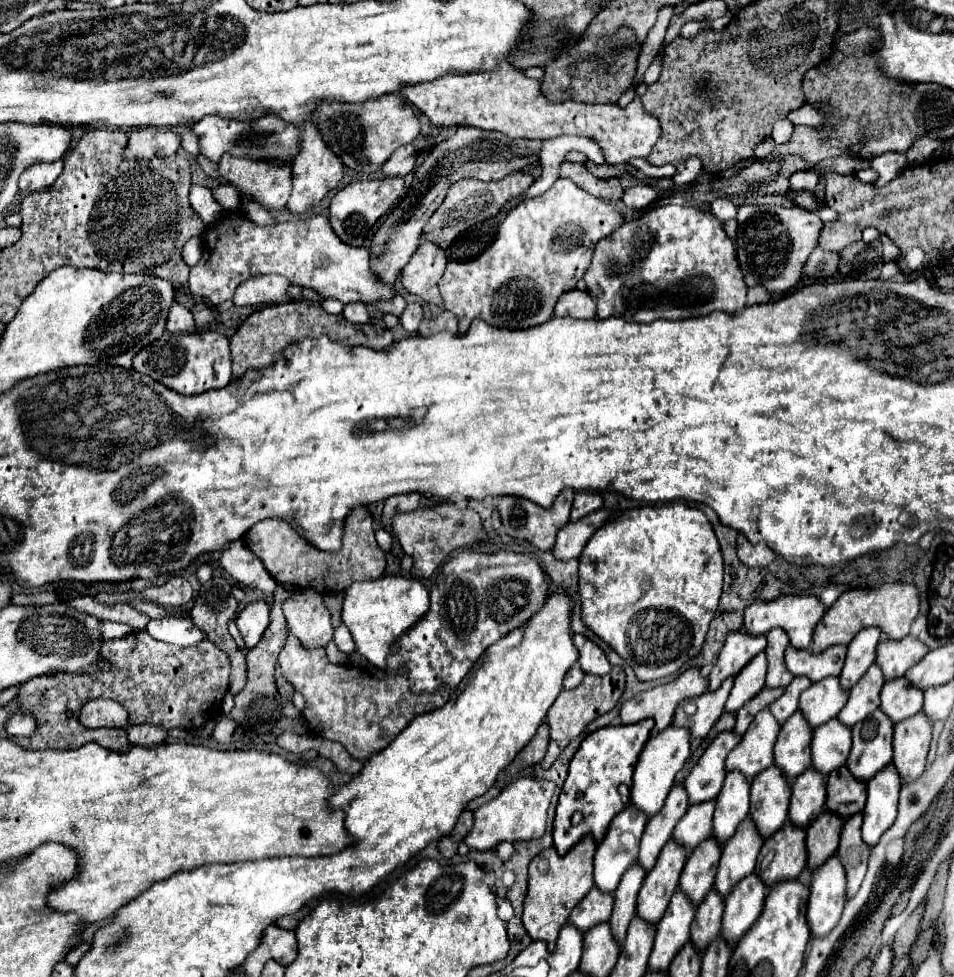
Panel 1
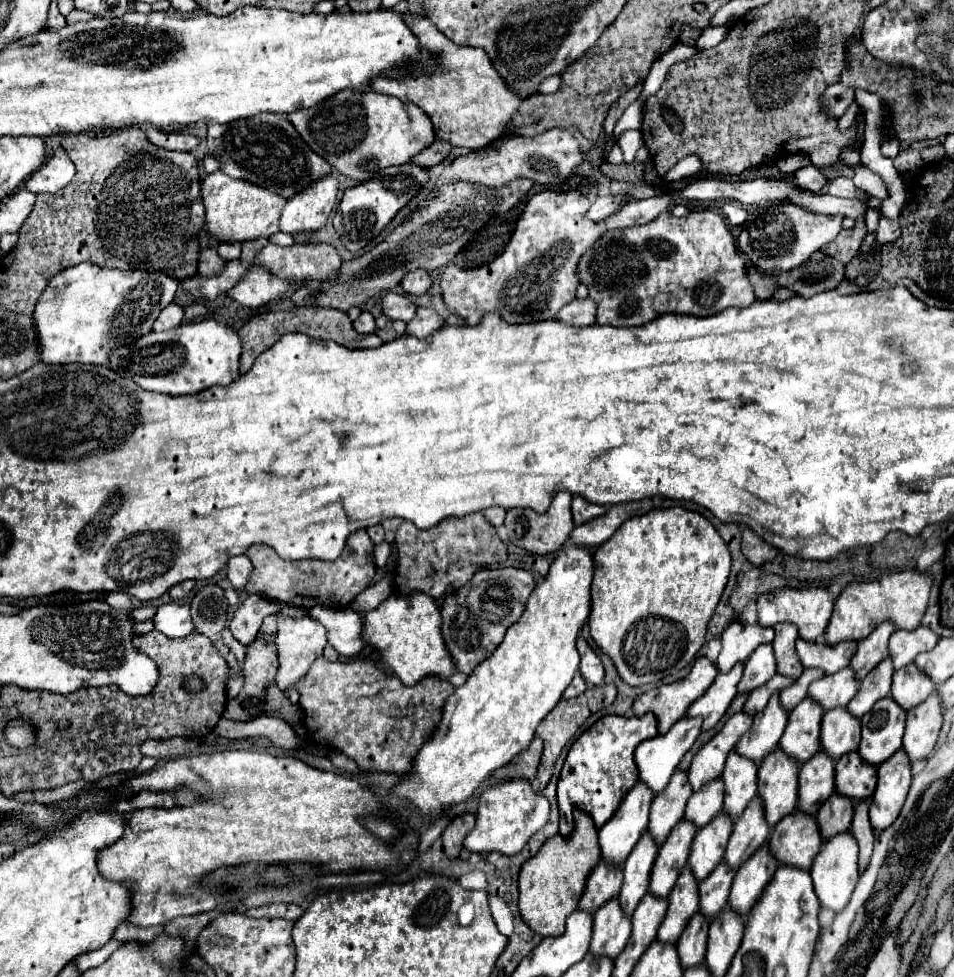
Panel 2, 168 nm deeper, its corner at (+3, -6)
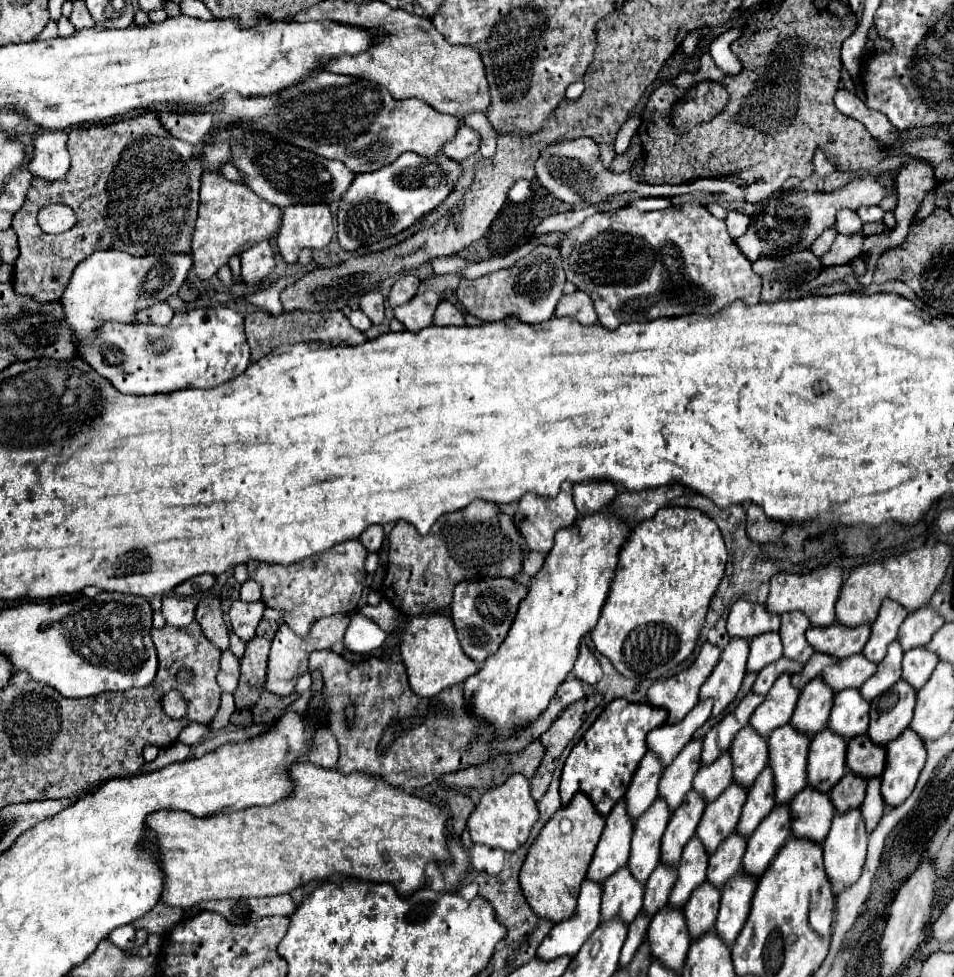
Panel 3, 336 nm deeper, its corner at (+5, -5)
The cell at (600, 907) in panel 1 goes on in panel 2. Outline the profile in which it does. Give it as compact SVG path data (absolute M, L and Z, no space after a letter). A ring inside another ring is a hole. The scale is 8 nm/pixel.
M599 862L593 874L589 874L587 878L587 888L579 900L579 910L593 914L605 902L617 898L621 890L621 880L623 872L619 868L607 868L603 866L603 862Z

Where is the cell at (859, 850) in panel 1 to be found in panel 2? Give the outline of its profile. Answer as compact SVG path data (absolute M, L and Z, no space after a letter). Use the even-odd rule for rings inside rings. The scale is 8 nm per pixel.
M857 802L855 804L855 816L853 816L853 824L851 824L851 834L857 838L857 846L859 846L859 874L863 874L869 864L871 858L871 850L873 850L873 840L875 840L875 832L869 824L869 806L867 802Z

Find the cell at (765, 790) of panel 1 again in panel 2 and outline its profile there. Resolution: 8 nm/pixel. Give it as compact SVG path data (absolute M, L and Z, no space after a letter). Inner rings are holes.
M779 748L765 756L763 764L759 766L759 798L763 802L765 820L771 828L797 806L797 774L797 762L785 756Z

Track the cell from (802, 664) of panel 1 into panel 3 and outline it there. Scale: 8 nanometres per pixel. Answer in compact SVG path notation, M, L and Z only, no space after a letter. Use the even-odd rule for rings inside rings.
M841 623L829 625L829 629L811 627L807 631L807 641L815 651L823 651L835 655L839 659L849 657L853 653L861 653L871 633L871 625L861 627L843 627Z

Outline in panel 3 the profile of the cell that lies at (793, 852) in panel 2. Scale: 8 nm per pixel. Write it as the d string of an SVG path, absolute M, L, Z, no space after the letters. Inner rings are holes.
M807 785L797 797L793 797L791 805L791 819L793 819L793 835L807 837L817 843L825 841L829 833L829 825L835 817L835 807L831 803L829 793L813 789Z

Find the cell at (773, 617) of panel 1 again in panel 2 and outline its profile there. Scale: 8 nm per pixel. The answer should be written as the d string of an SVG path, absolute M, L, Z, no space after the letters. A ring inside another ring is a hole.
M781 588L771 594L761 594L757 598L757 622L759 626L771 628L777 622L795 624L799 630L799 638L805 642L815 642L825 634L833 612L833 594L827 588L809 588L809 590L795 590L795 588Z

